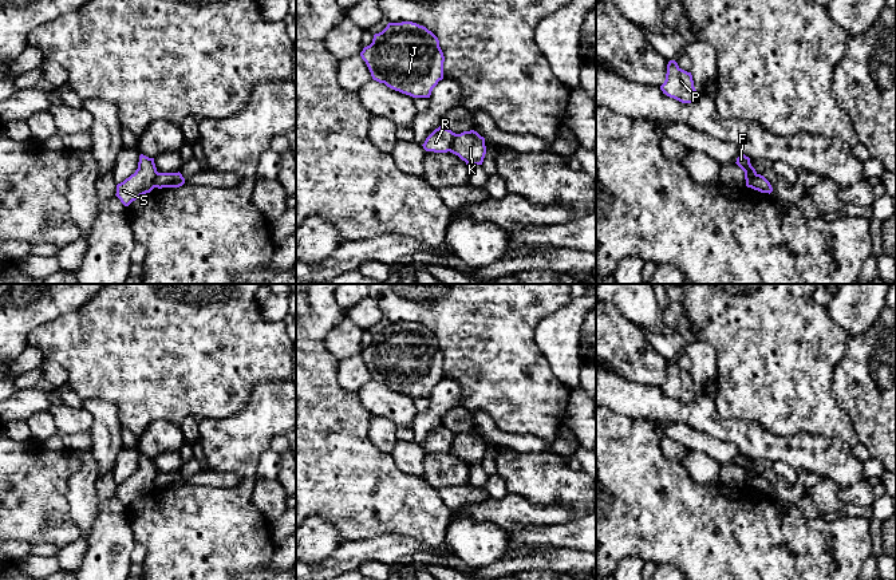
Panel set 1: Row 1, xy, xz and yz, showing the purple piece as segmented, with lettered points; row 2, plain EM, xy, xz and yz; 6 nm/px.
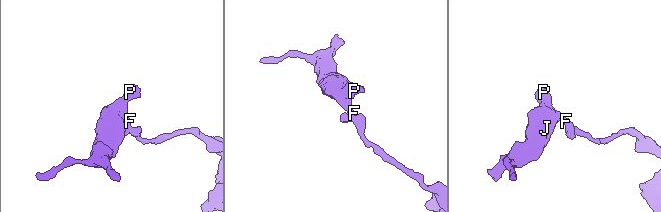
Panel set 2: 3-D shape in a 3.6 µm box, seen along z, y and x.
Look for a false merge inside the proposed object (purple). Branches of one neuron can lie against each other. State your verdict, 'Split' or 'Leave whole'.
Split

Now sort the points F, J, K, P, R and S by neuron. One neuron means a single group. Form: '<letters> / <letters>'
F J P R S / K

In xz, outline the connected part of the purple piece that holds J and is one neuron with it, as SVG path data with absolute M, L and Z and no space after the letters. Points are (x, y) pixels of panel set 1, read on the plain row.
M413 321L388 323L382 332L374 335L372 343L363 348L360 356L374 380L413 398L430 398L433 388L443 379L445 356L438 338L426 327Z

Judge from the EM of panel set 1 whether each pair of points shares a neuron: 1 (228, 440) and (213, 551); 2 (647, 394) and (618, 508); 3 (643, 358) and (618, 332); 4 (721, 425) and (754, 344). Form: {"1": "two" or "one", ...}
{"1": "one", "2": "two", "3": "one", "4": "two"}

